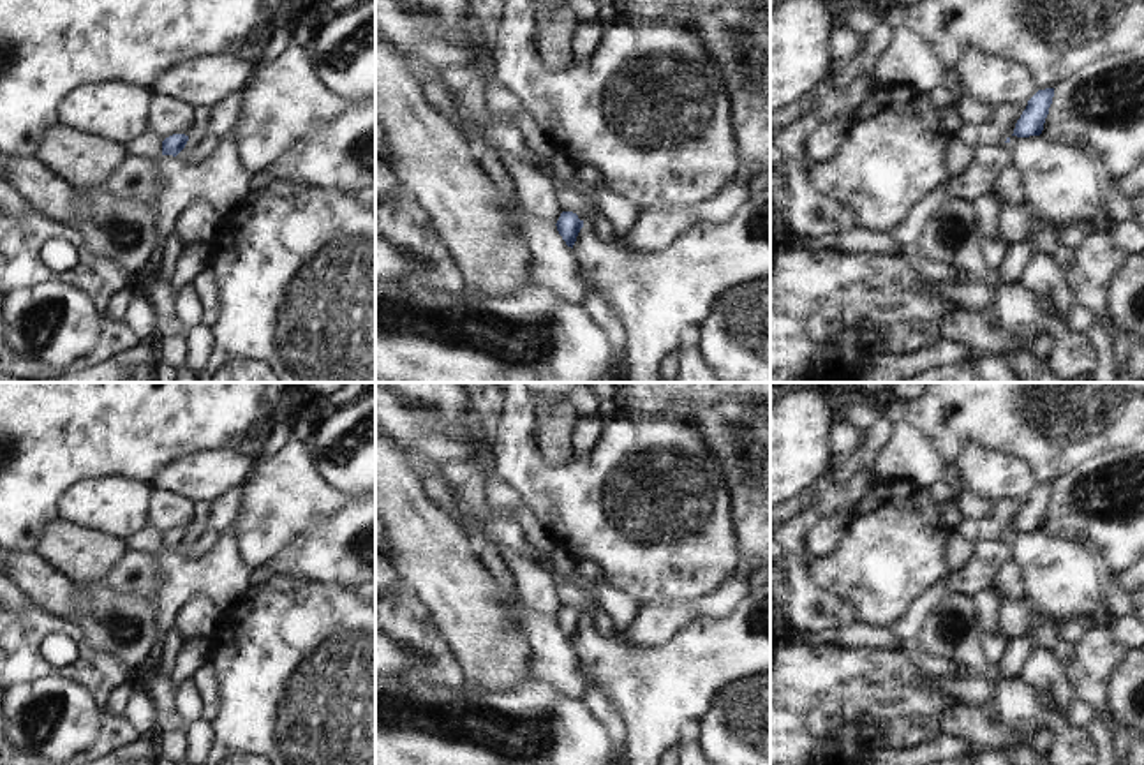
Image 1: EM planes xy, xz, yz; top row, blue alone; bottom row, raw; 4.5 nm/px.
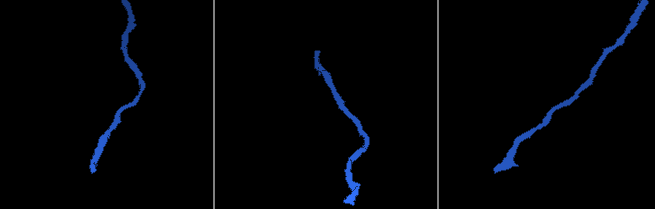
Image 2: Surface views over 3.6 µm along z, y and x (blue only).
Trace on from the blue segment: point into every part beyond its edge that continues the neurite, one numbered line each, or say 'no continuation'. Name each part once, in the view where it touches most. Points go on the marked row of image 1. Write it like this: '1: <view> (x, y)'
no continuation

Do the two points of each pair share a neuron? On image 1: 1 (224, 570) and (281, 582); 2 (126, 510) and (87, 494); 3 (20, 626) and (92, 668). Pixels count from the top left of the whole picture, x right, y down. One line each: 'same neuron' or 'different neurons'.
1: different neurons
2: same neuron
3: same neuron

